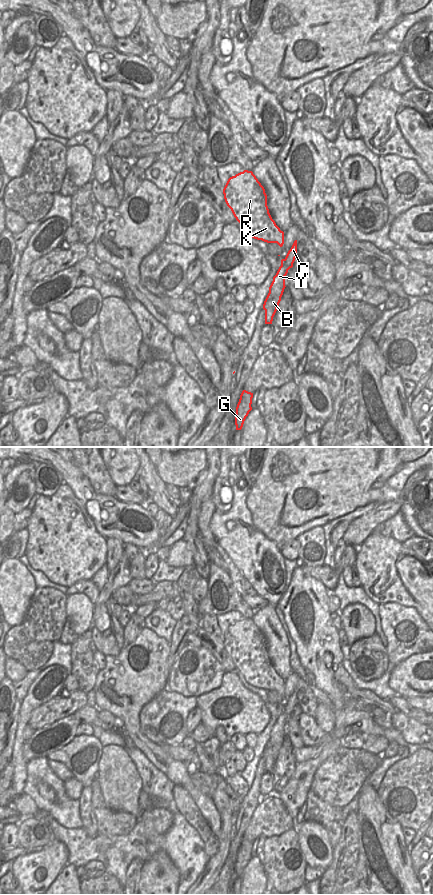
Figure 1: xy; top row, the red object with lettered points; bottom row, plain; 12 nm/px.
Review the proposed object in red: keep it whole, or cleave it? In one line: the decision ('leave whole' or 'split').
split

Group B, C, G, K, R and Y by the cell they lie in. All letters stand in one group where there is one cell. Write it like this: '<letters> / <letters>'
B K R Y / C G

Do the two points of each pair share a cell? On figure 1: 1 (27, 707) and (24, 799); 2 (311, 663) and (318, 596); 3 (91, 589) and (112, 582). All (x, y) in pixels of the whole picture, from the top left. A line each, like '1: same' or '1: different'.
1: different
2: same
3: different

